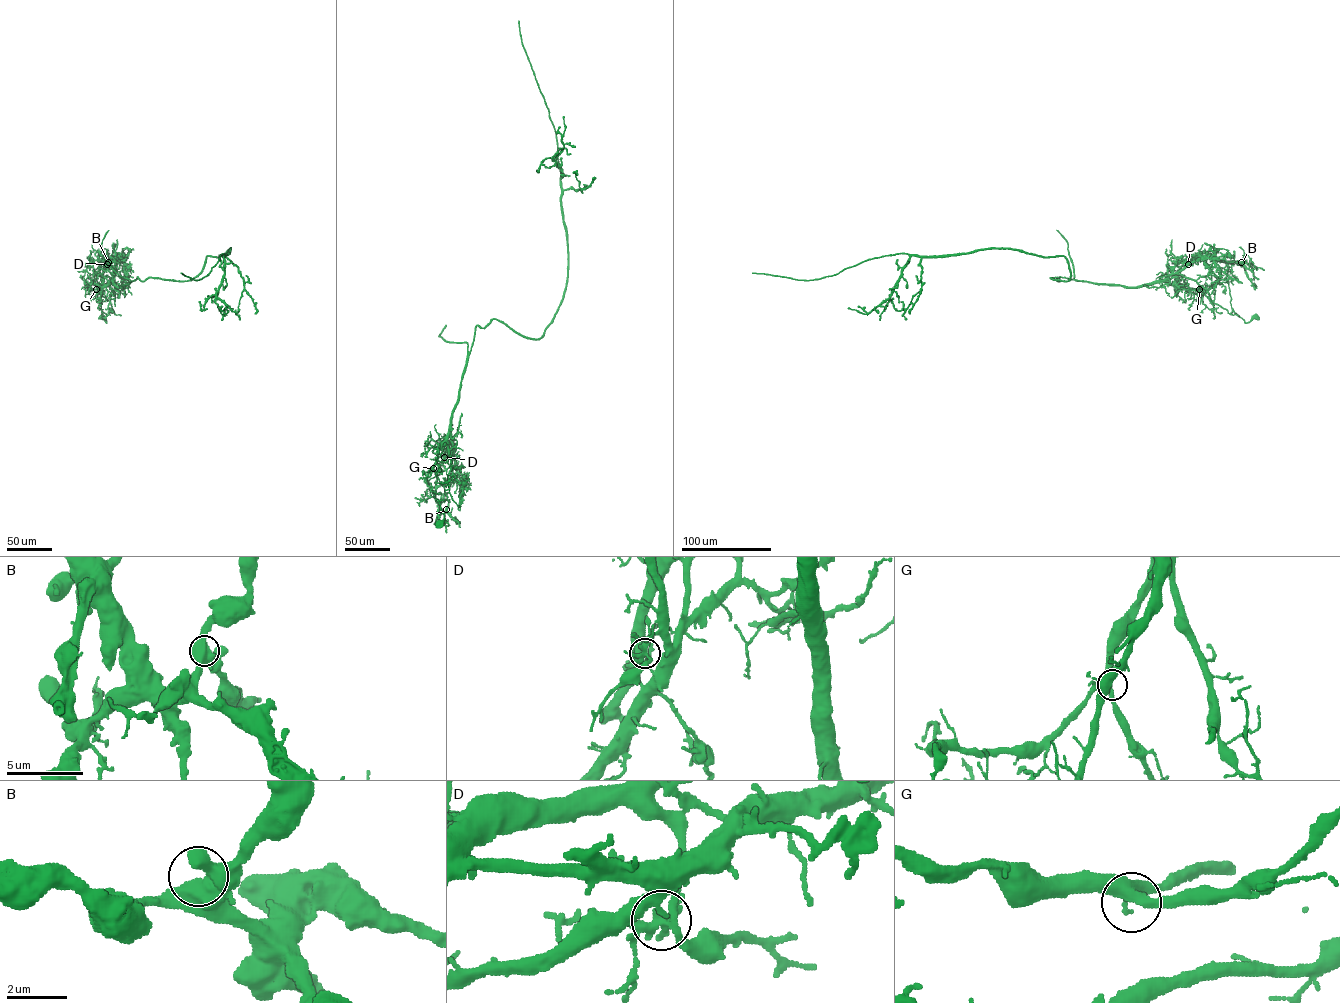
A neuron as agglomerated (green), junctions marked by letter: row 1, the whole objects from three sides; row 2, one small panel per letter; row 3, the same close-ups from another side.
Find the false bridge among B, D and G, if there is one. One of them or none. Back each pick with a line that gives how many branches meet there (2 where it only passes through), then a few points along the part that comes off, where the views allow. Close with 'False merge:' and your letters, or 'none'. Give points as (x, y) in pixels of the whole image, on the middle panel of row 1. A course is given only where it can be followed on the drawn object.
D: Branches: 5. Course of the part to remove: (444, 457), (437, 471), (436, 486), (430, 489), (430, 497), (434, 495), (444, 514), (435, 527)
False merge: D

